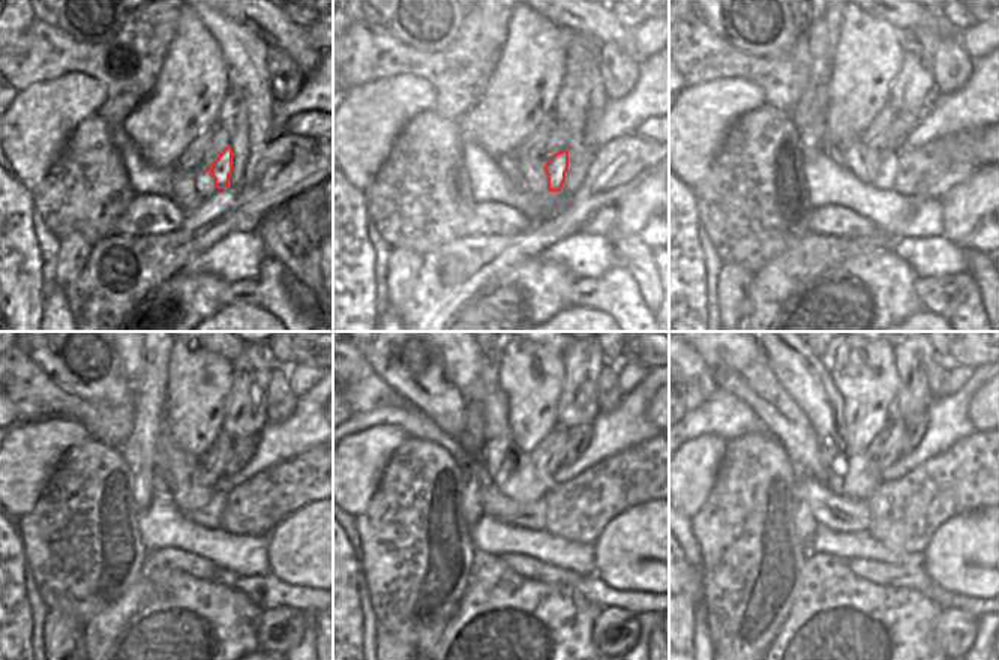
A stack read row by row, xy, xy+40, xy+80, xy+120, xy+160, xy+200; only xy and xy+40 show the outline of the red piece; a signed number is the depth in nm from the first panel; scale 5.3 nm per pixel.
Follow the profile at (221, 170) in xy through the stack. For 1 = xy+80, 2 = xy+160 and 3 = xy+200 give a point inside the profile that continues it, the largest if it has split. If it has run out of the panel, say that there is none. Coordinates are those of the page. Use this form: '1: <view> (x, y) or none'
1: xy+80 (885, 179)
2: xy+160 (534, 521)
3: xy+200 (858, 522)

